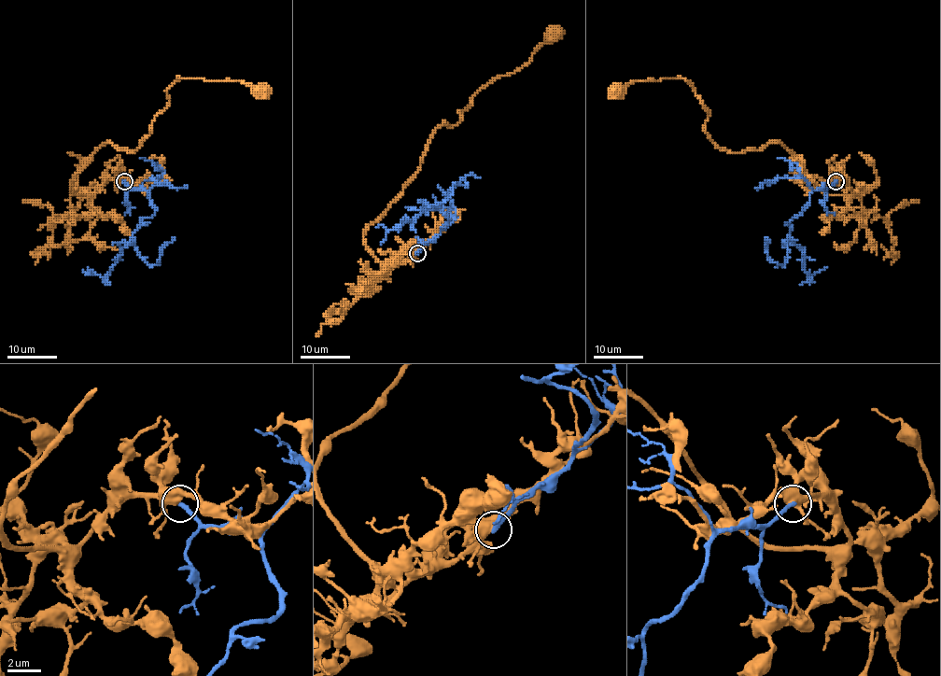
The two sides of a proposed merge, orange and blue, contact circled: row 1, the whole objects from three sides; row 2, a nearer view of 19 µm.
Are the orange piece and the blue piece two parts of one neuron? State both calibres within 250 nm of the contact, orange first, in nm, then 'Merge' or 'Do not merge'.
Thickness 400 nm (orange) against 280 nm. Do not merge

